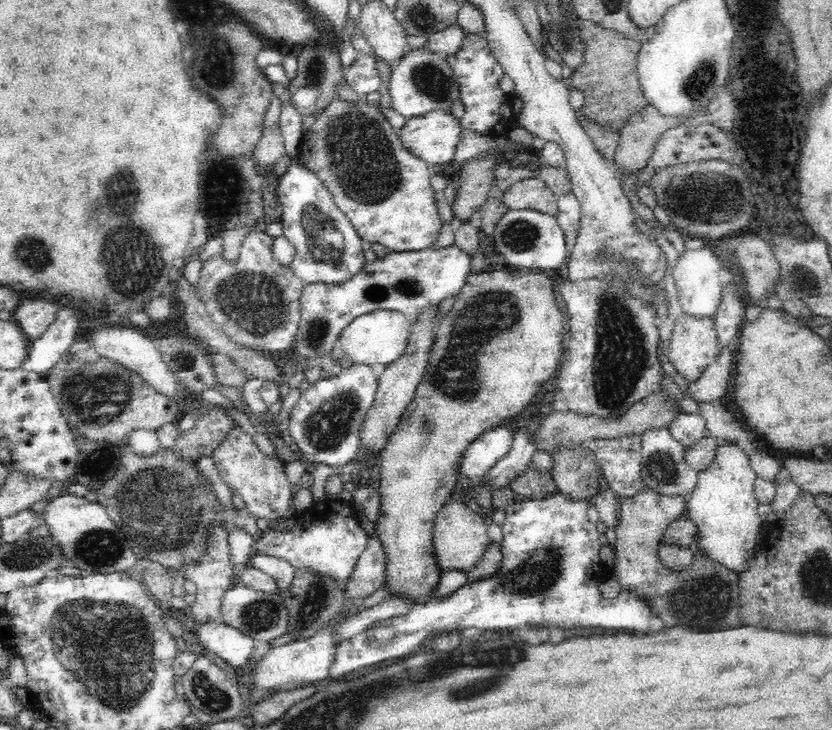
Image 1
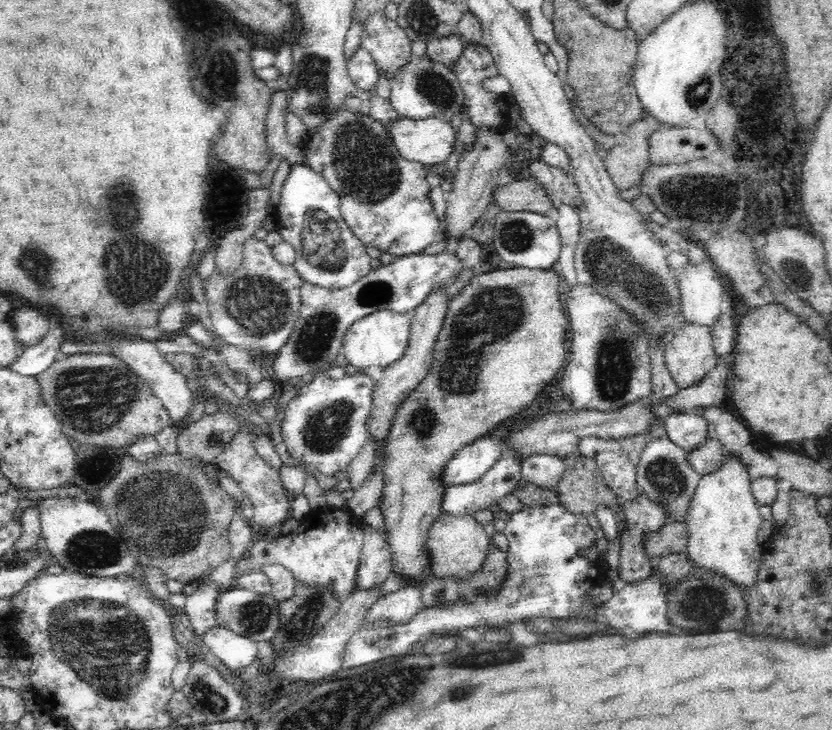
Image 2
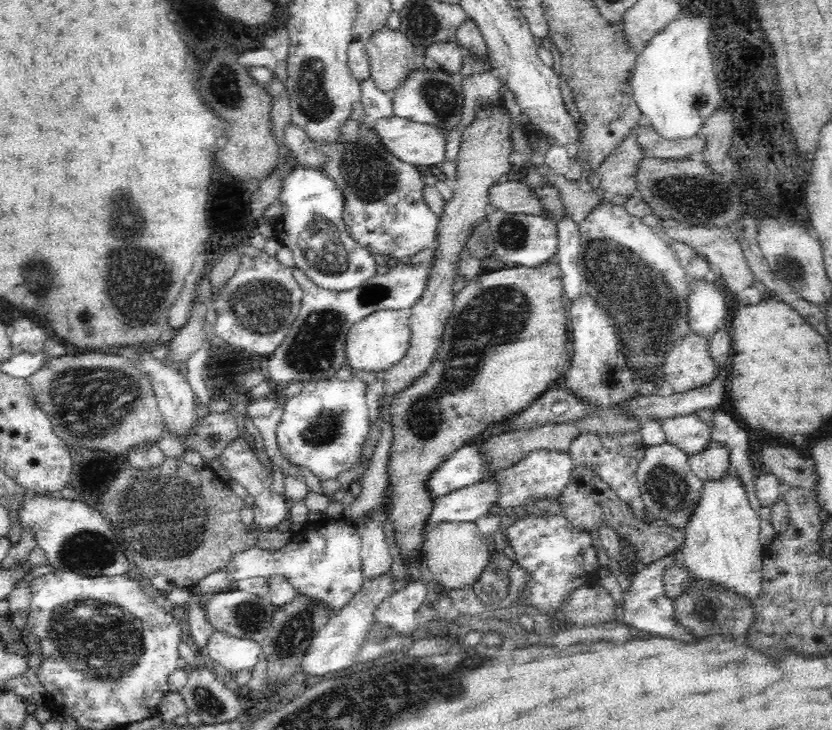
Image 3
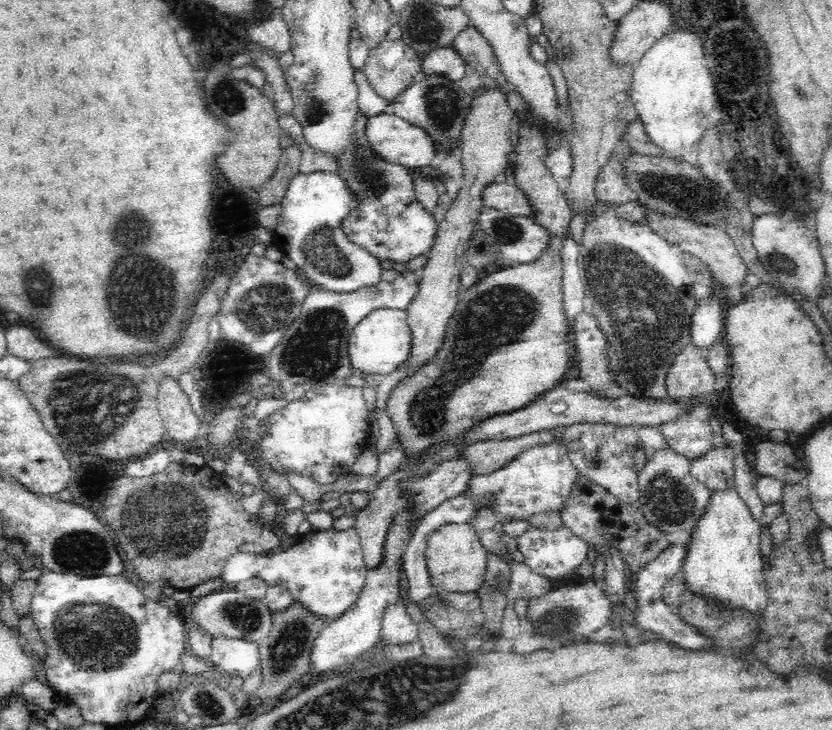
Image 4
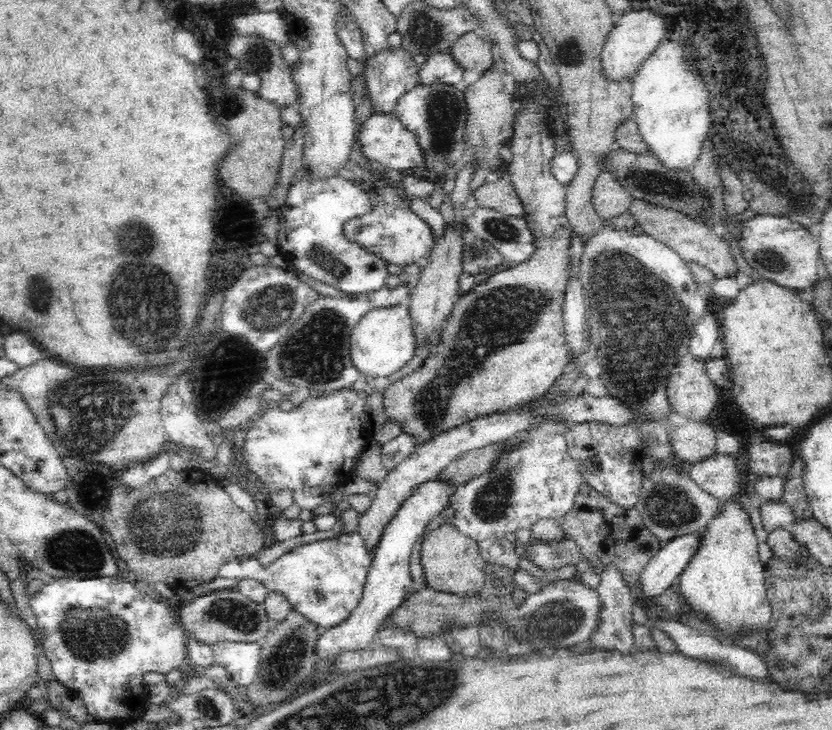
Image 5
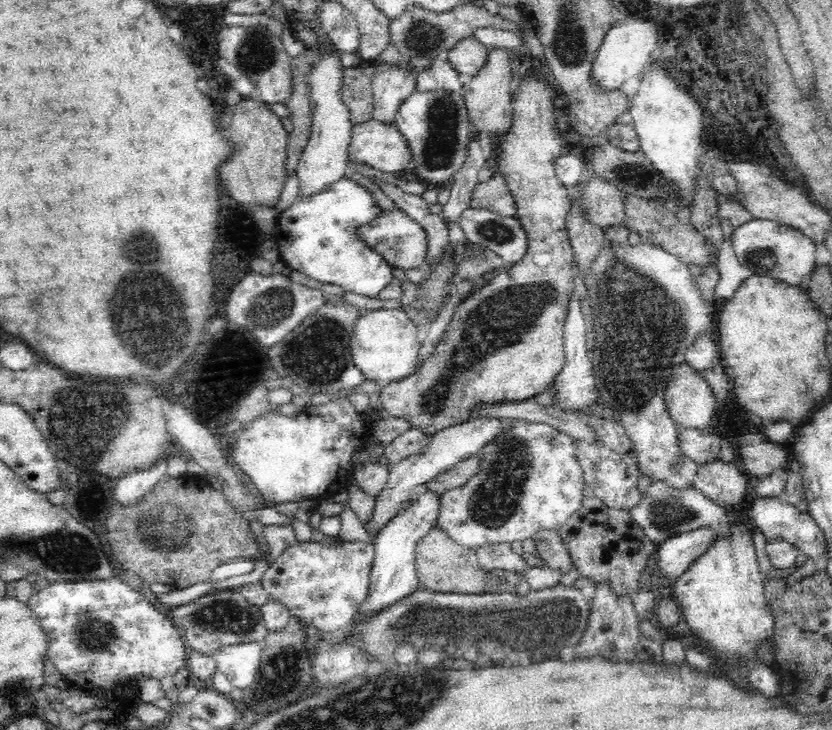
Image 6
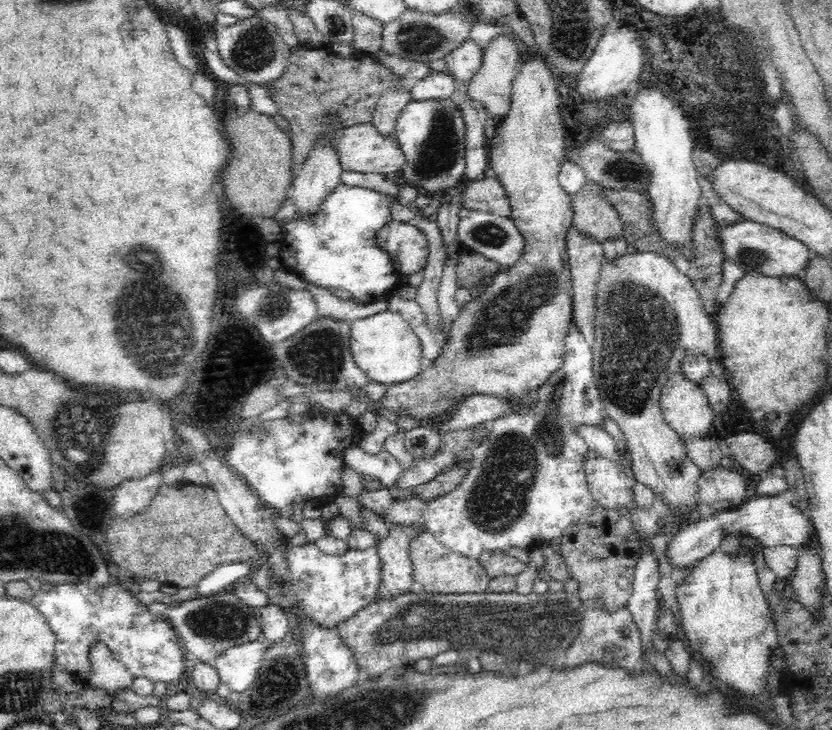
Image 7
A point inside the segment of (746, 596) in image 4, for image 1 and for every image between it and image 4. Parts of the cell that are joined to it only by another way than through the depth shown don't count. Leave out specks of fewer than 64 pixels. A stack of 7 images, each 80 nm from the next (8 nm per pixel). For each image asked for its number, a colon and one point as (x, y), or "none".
1: (723, 504)
2: (722, 515)
3: (721, 545)

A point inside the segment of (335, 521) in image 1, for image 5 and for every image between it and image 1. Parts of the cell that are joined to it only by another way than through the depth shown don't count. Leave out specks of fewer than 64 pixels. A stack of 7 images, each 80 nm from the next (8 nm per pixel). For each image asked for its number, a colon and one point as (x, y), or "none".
2: (324, 550)
3: (323, 560)
4: (325, 569)
5: (324, 580)

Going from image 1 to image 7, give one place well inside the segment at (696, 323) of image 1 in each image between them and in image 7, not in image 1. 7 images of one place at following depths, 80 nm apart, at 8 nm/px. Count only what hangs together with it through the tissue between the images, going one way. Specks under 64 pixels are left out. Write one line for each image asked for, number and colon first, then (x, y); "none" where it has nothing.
2: (689, 355)
3: (689, 363)
4: (690, 376)
5: (691, 392)
6: (689, 398)
7: (685, 406)

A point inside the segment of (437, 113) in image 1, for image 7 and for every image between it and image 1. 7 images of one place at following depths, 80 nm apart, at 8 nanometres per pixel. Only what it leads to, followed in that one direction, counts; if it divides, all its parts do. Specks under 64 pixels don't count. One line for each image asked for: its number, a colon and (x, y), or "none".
2: (430, 140)
3: (416, 143)
4: (397, 140)
5: (384, 139)
6: (381, 145)
7: (362, 147)

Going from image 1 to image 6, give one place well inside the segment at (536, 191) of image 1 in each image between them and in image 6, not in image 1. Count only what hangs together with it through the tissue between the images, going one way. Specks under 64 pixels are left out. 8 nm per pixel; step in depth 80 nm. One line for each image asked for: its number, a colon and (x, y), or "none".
2: (516, 195)
3: (518, 196)
4: (506, 196)
5: (501, 195)
6: (494, 194)

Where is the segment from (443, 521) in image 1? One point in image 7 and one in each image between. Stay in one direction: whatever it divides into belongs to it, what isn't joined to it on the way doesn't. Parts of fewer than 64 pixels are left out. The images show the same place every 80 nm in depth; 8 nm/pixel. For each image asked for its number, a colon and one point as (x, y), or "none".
2: (458, 544)
3: (454, 554)
4: (456, 559)
5: (452, 561)
6: (442, 564)
7: (437, 568)

